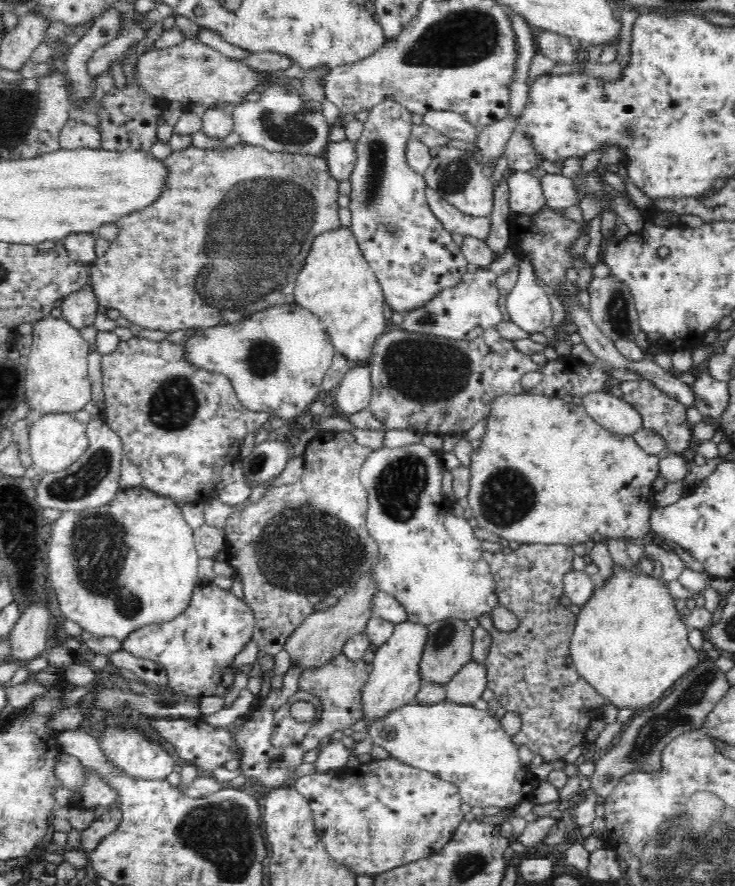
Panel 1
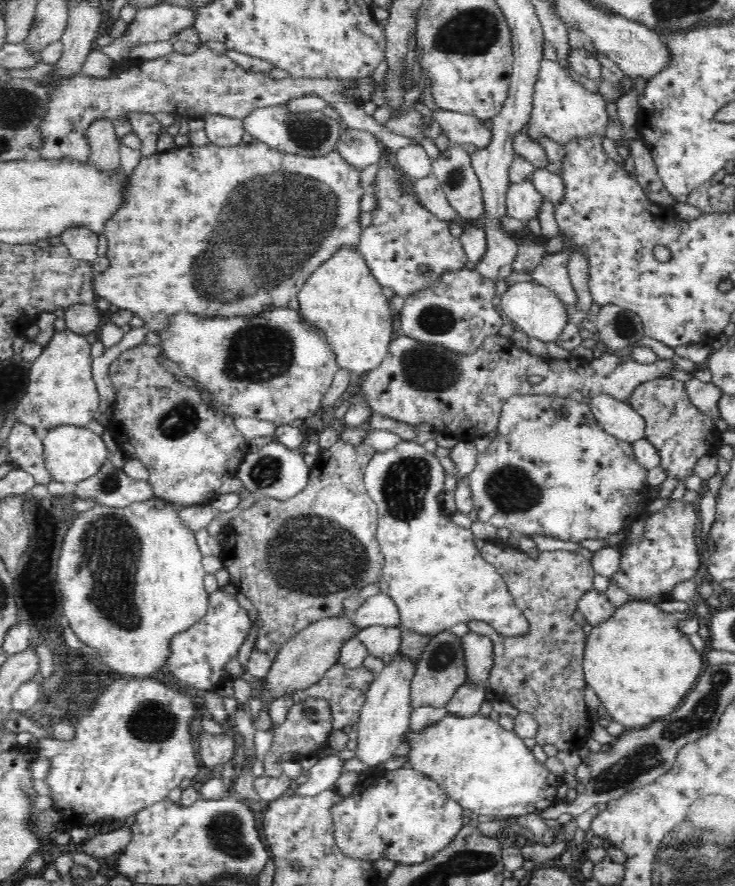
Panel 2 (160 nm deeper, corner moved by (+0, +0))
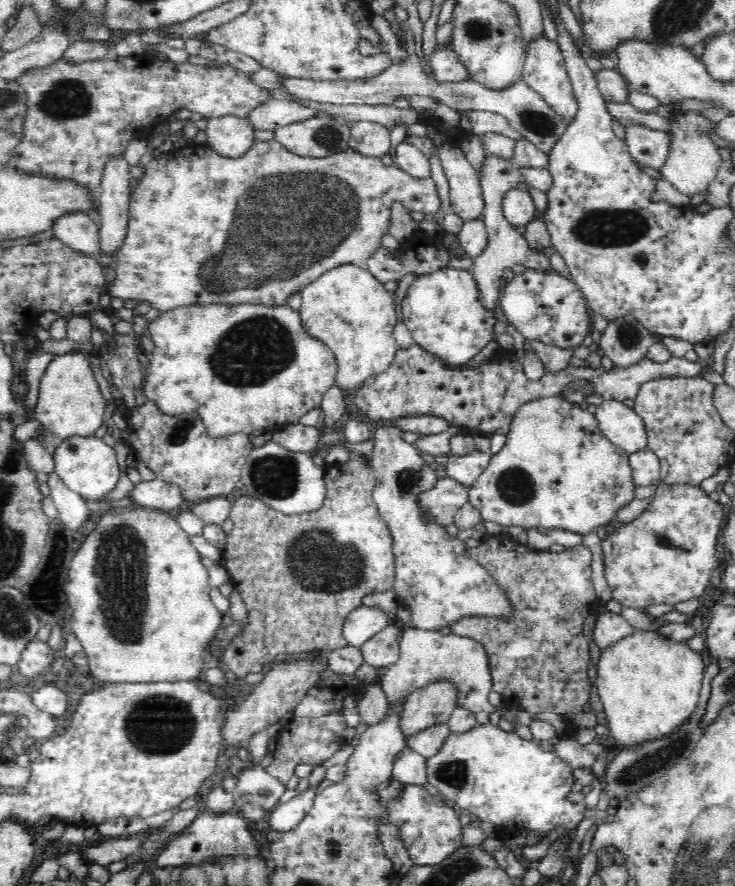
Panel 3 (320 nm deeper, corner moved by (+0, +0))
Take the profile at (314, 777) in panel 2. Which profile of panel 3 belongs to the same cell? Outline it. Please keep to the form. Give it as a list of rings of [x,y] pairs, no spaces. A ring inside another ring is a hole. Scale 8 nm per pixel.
[[[319,784],[308,786],[300,794],[290,796],[288,802],[272,808],[268,813],[270,829],[291,829],[310,809],[318,794]]]

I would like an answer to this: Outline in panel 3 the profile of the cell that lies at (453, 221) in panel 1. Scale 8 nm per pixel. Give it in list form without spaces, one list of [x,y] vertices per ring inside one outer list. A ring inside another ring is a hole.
[[[255,140],[250,148],[247,148],[247,151],[239,157],[226,157],[208,145],[199,148],[198,146],[190,146],[179,149],[173,148],[171,151],[163,152],[162,156],[153,158],[148,164],[144,164],[142,172],[144,172],[142,178],[134,184],[134,188],[129,192],[126,232],[110,261],[115,268],[116,276],[114,280],[105,284],[104,292],[111,298],[126,300],[129,305],[145,302],[161,313],[182,306],[192,306],[192,304],[197,306],[242,304],[242,290],[262,288],[266,284],[268,286],[278,284],[278,292],[274,292],[274,300],[271,303],[284,306],[290,296],[294,296],[298,292],[301,293],[302,289],[310,284],[310,281],[318,278],[324,272],[328,272],[340,264],[365,264],[371,252],[380,244],[382,236],[388,233],[388,226],[390,226],[388,220],[390,220],[390,208],[393,202],[400,201],[406,209],[423,214],[433,215],[440,210],[438,191],[436,191],[436,184],[431,177],[416,178],[400,170],[394,164],[386,165],[380,158],[360,156],[359,152],[354,152],[350,148],[330,156],[312,158],[292,154],[274,140]],[[238,262],[248,262],[250,266],[254,267],[254,270],[258,270],[256,276],[246,276],[246,274],[240,276],[244,268],[236,270]]]

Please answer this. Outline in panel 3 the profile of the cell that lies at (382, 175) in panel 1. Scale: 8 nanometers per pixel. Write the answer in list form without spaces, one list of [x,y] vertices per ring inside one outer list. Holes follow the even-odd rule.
[[[418,229],[410,238],[406,238],[404,243],[398,246],[398,254],[390,252],[380,242],[371,252],[364,265],[382,284],[387,281],[400,282],[404,276],[417,276],[418,278],[425,275],[434,275],[436,272],[446,269],[448,264],[456,257],[456,253],[450,247],[446,247],[446,243],[444,243],[444,235],[446,234],[446,231],[428,234],[428,232]]]

